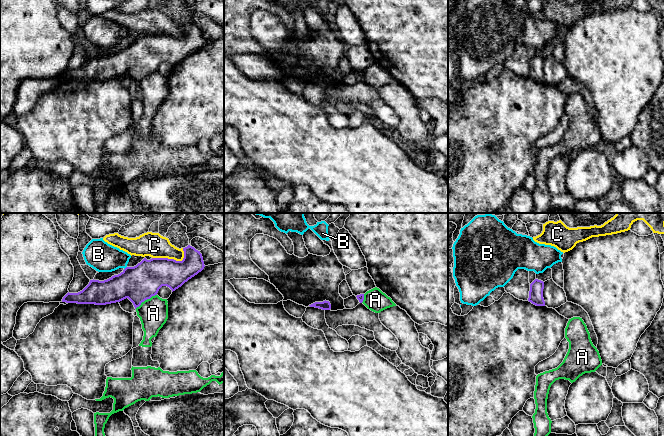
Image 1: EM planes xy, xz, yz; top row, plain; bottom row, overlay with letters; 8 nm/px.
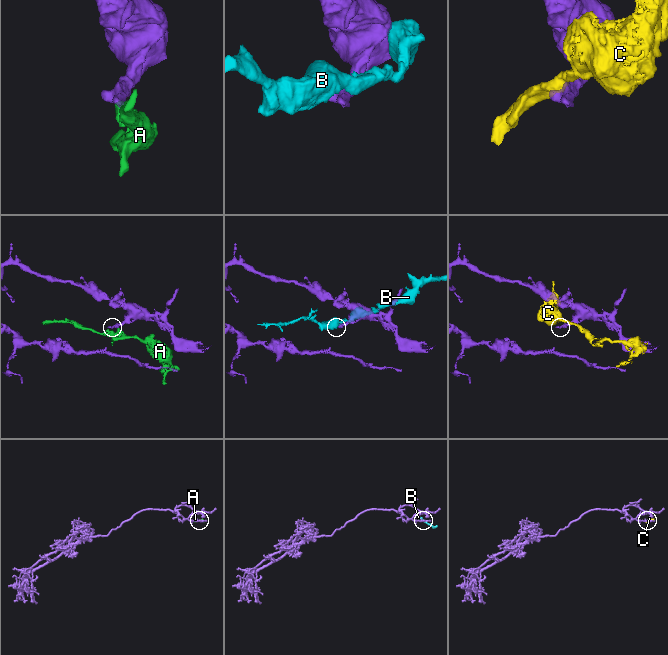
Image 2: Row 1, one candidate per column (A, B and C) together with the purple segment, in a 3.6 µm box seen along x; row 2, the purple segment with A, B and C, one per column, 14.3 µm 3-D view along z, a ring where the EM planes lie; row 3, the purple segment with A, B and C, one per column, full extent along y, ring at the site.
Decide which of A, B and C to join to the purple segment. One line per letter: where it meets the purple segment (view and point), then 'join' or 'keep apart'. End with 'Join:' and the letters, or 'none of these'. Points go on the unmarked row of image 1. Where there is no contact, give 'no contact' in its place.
A: meets purple in xy at (145, 75); keep apart
B: meets purple in xy at (125, 44); keep apart
C: meets purple in xy at (171, 35); keep apart
Join: none of these

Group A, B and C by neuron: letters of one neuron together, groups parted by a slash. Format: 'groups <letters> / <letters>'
groups A / B / C

